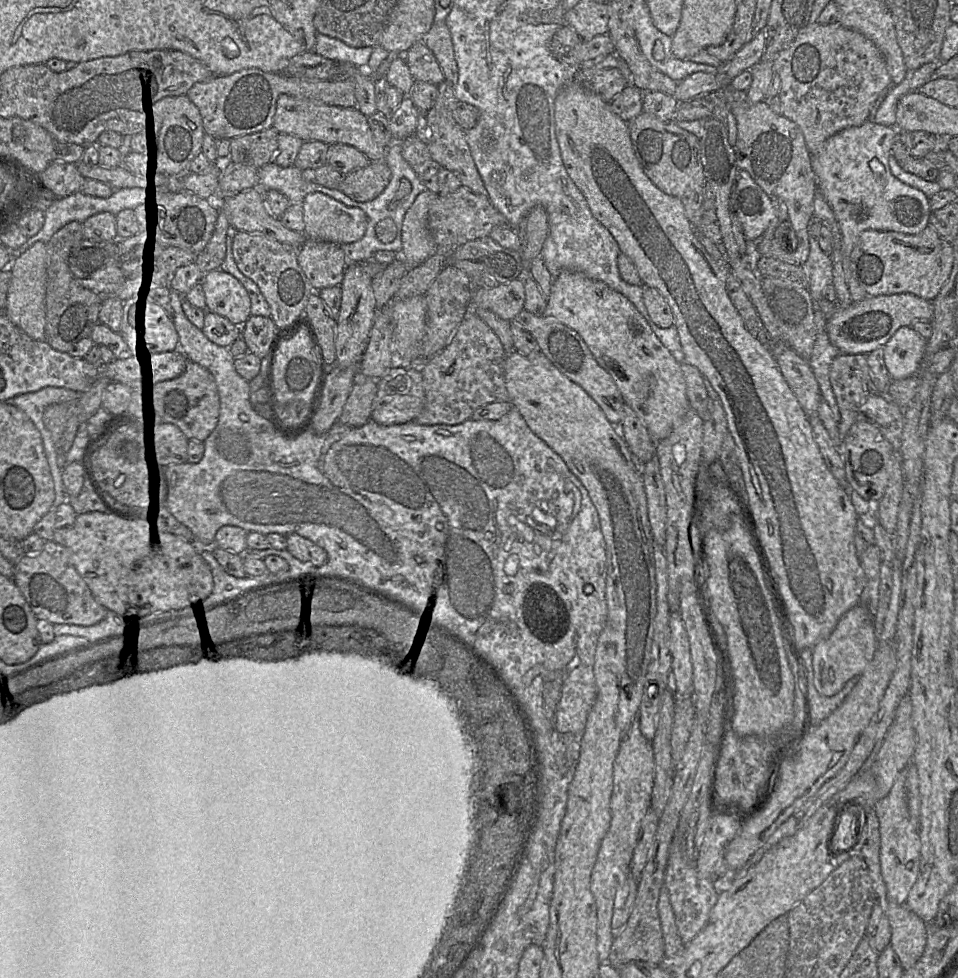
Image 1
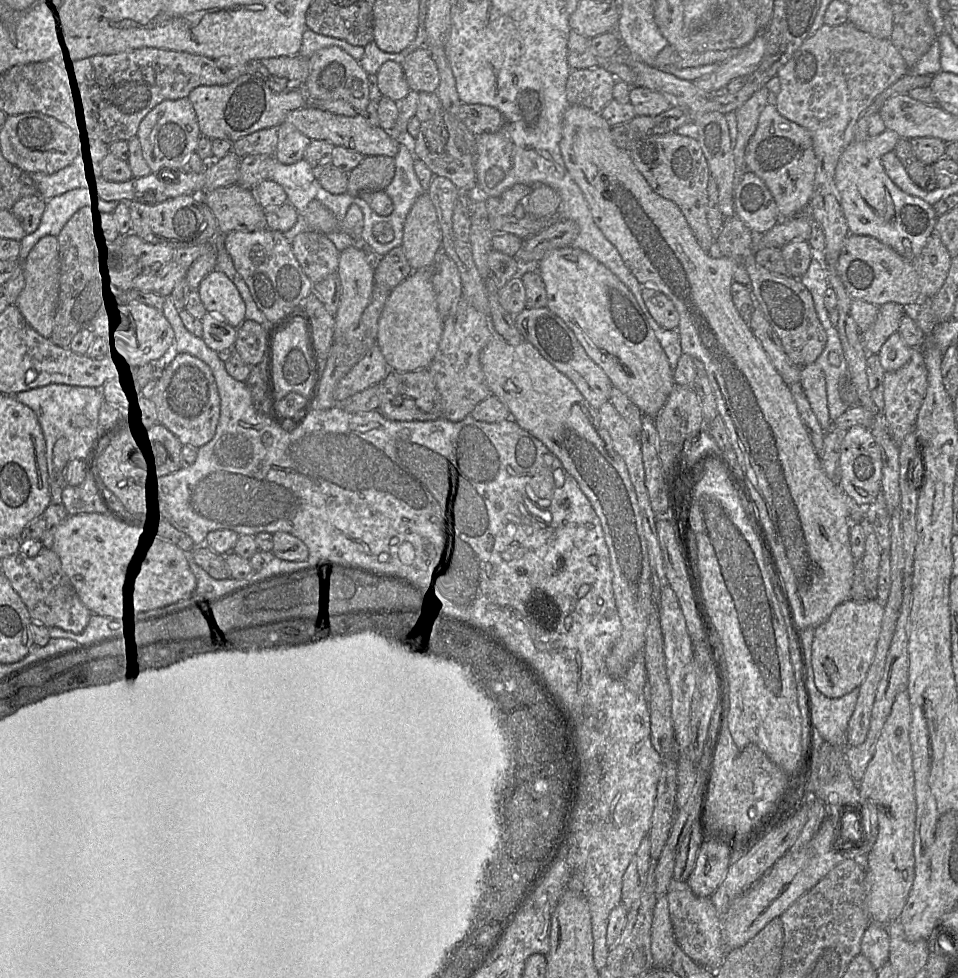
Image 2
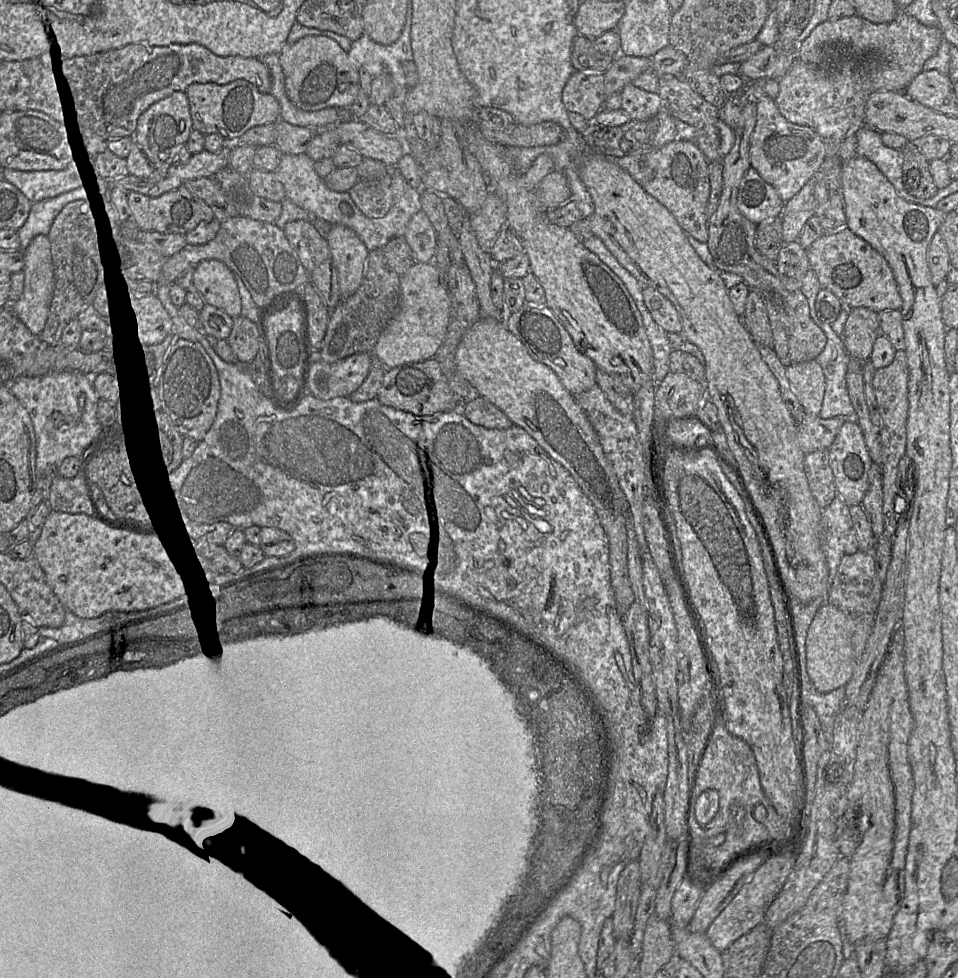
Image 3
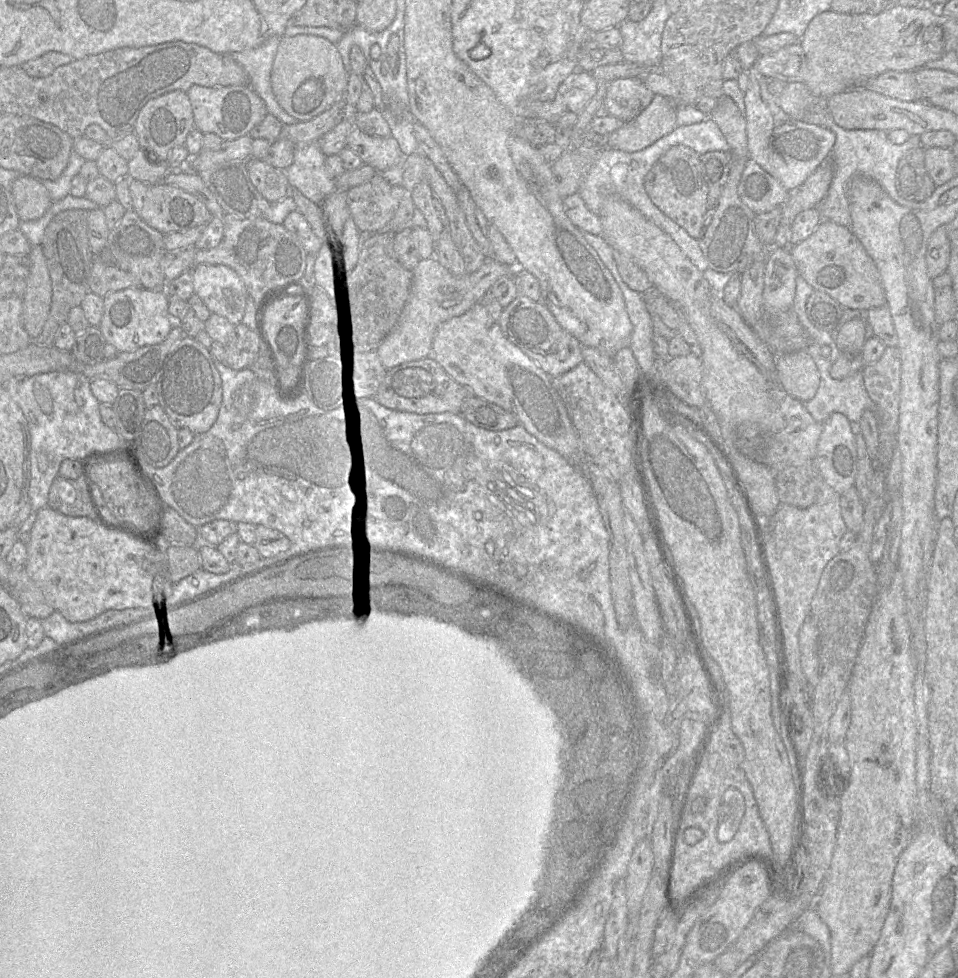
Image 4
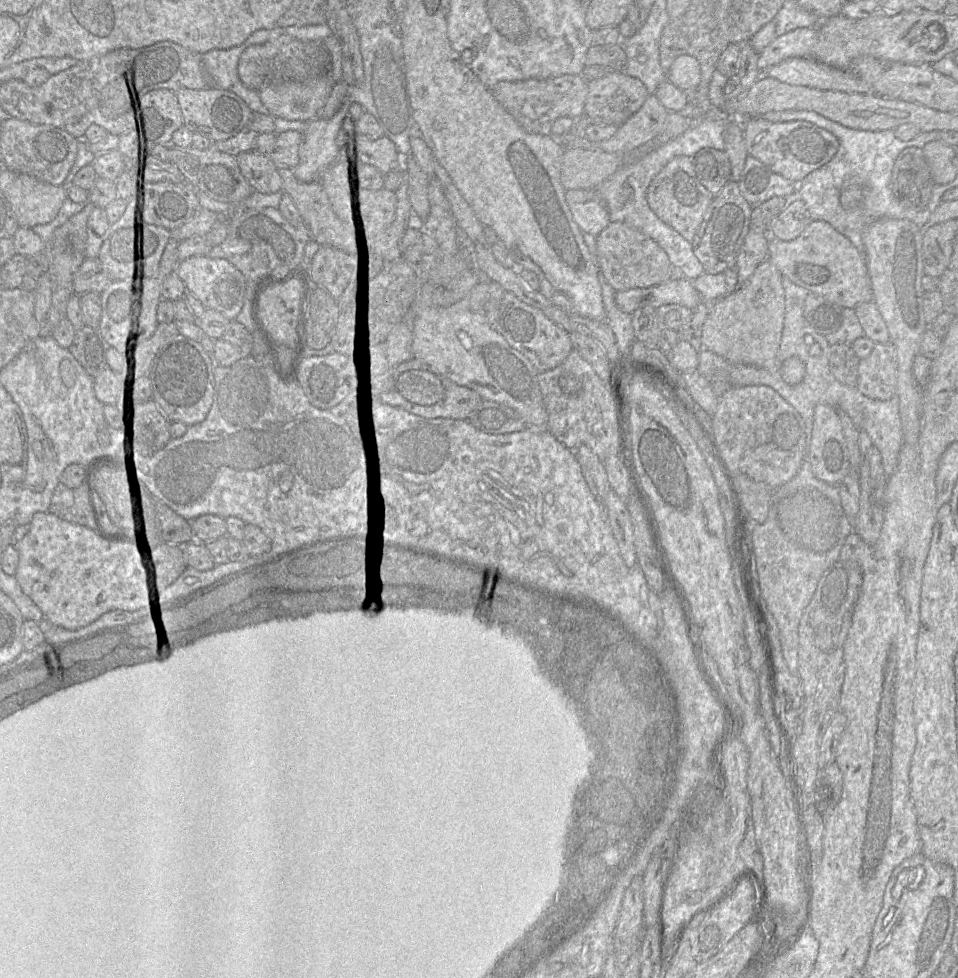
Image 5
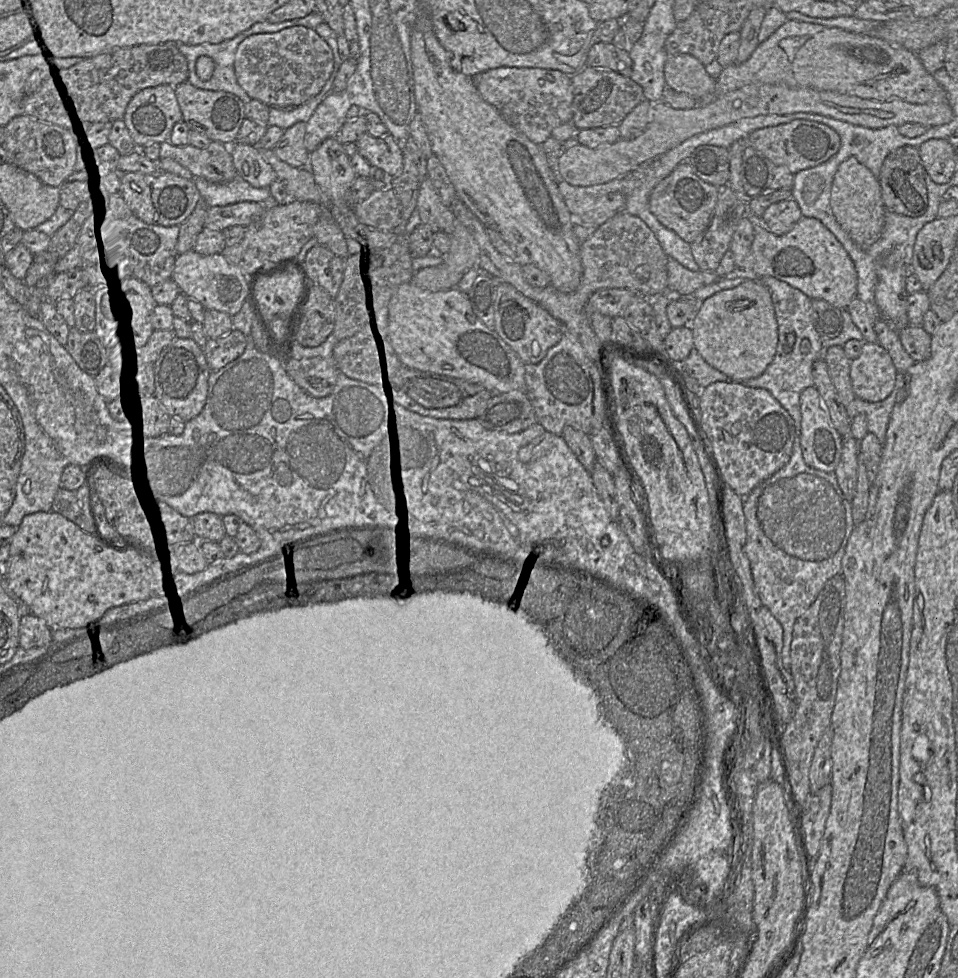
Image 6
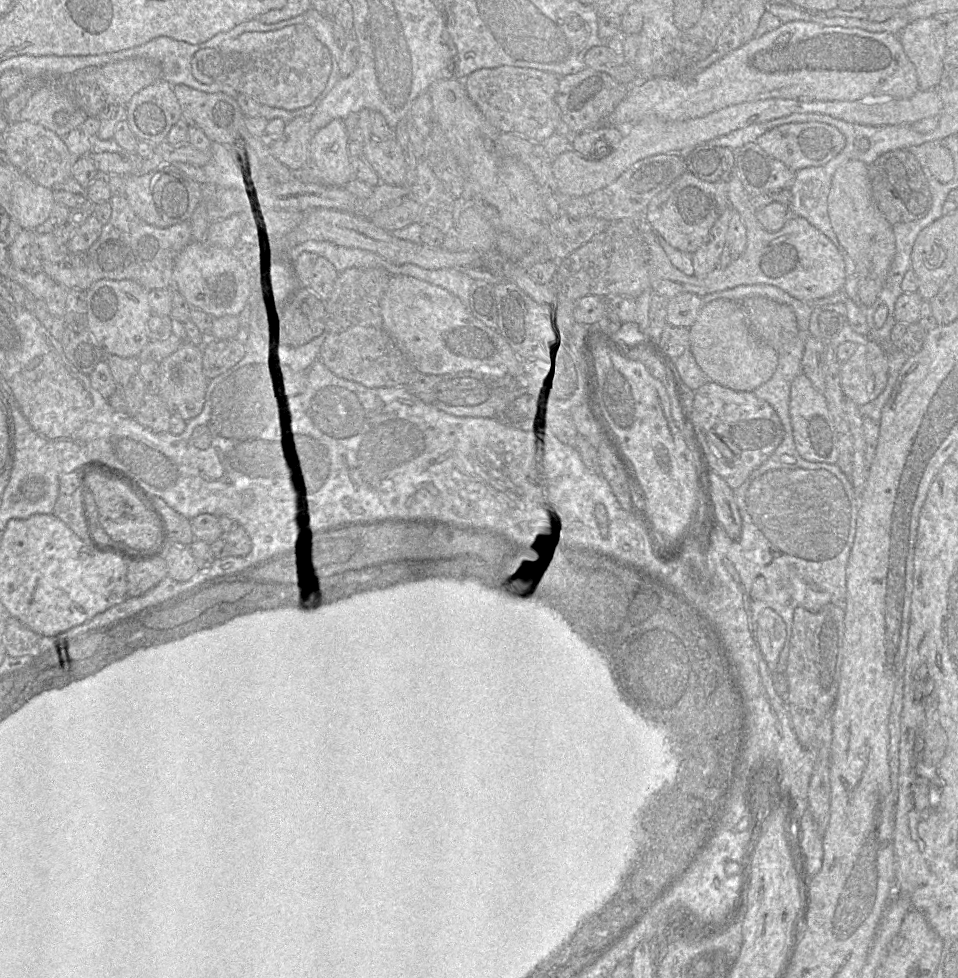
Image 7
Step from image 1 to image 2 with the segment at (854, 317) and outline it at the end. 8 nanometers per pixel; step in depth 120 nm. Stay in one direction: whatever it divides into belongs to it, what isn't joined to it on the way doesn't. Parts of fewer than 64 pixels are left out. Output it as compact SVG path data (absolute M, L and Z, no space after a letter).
M895 302L879 306L875 322L867 331L861 333L861 343L867 354L878 354L889 336L898 332L906 308L908 307Z

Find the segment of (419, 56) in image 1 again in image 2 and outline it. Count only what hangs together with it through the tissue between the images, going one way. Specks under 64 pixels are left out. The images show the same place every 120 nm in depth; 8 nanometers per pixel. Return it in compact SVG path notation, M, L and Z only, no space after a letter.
M418 48L401 63L410 90L436 93L440 83L439 73L429 49Z

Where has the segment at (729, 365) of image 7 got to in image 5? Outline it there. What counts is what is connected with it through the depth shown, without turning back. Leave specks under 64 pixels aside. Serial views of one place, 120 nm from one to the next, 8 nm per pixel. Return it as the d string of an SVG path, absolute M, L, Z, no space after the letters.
M765 260L742 286L711 303L702 327L701 343L730 363L762 366L774 359L780 348L784 318L783 276Z

